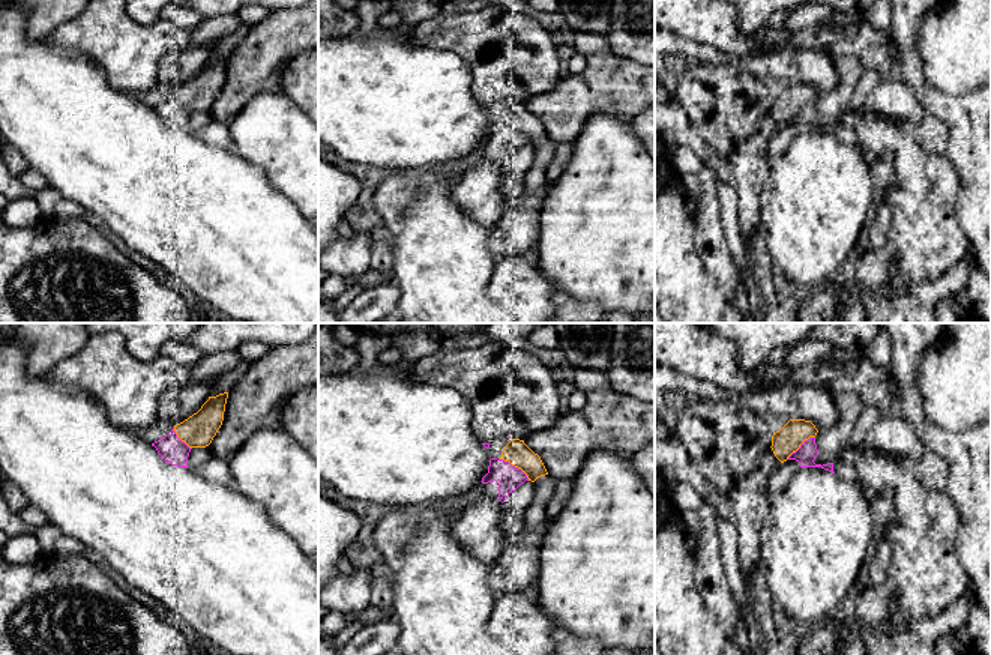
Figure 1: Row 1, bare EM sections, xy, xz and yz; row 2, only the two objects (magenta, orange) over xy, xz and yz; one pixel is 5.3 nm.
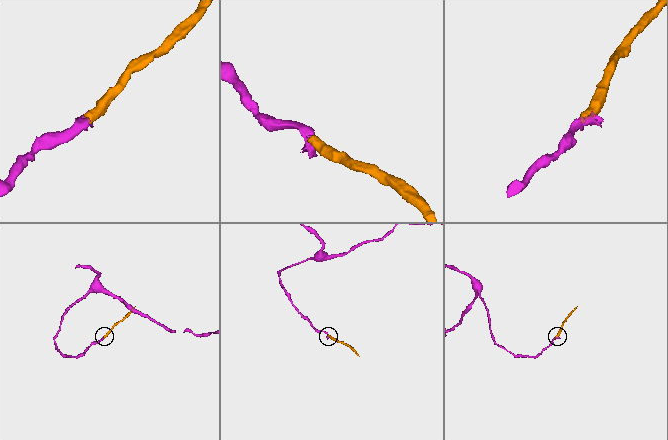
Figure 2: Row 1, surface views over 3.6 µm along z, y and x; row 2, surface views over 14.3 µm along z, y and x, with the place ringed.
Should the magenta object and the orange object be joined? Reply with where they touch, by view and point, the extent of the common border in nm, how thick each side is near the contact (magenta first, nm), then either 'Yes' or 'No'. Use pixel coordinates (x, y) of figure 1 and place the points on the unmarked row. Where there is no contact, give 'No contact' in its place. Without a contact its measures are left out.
Touches magenta at xz (514, 129). Shared border 200 nm. Thickness 140 nm (magenta) against 140 nm. Yes

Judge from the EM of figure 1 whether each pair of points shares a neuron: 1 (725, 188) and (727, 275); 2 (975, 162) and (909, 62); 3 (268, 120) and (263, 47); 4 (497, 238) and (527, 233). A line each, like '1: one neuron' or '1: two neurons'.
1: two neurons
2: one neuron
3: two neurons
4: one neuron

